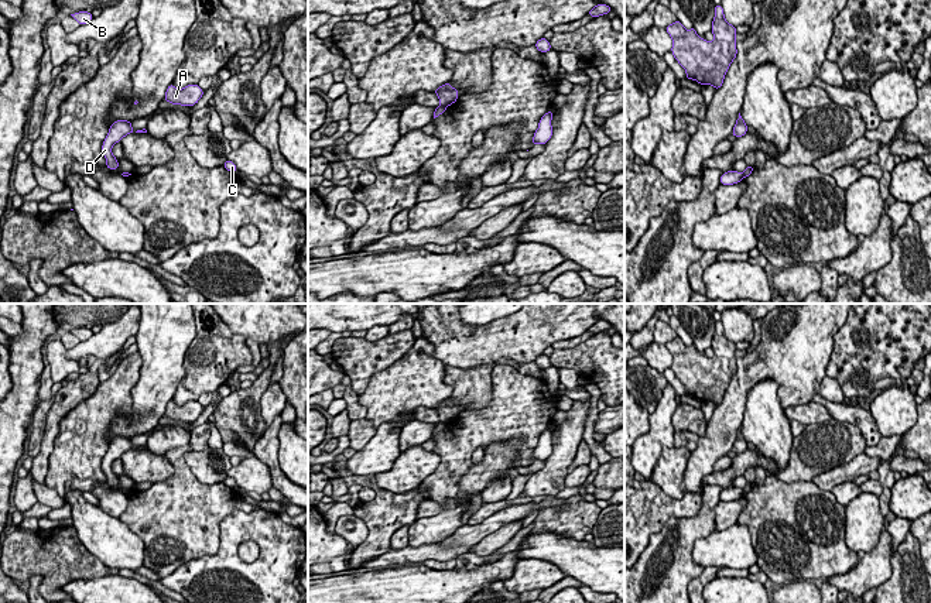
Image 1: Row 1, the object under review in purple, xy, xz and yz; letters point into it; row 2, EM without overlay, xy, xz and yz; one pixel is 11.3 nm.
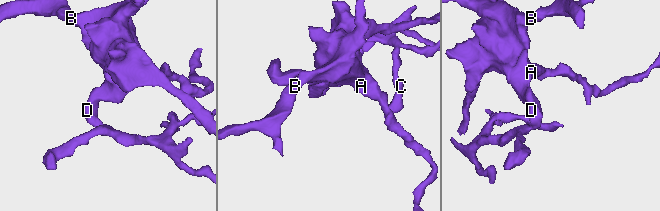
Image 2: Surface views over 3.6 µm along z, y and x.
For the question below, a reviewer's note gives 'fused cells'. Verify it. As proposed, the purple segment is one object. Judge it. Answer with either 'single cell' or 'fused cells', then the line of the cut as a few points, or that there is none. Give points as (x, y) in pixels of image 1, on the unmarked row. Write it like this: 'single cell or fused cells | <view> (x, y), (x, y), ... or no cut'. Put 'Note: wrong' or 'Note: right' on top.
Note: right
fused cells | xz (441, 421), (447, 422)

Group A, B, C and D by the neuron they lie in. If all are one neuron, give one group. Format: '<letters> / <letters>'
A B D / C

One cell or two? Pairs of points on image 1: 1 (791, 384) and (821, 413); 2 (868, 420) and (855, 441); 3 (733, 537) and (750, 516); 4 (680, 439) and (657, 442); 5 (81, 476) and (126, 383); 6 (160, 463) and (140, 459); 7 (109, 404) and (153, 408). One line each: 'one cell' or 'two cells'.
1: two cells
2: two cells
3: two cells
4: two cells
5: one cell
6: one cell
7: two cells

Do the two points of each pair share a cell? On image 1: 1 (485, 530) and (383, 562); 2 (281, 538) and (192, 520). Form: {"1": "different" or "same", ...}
{"1": "same", "2": "different"}

